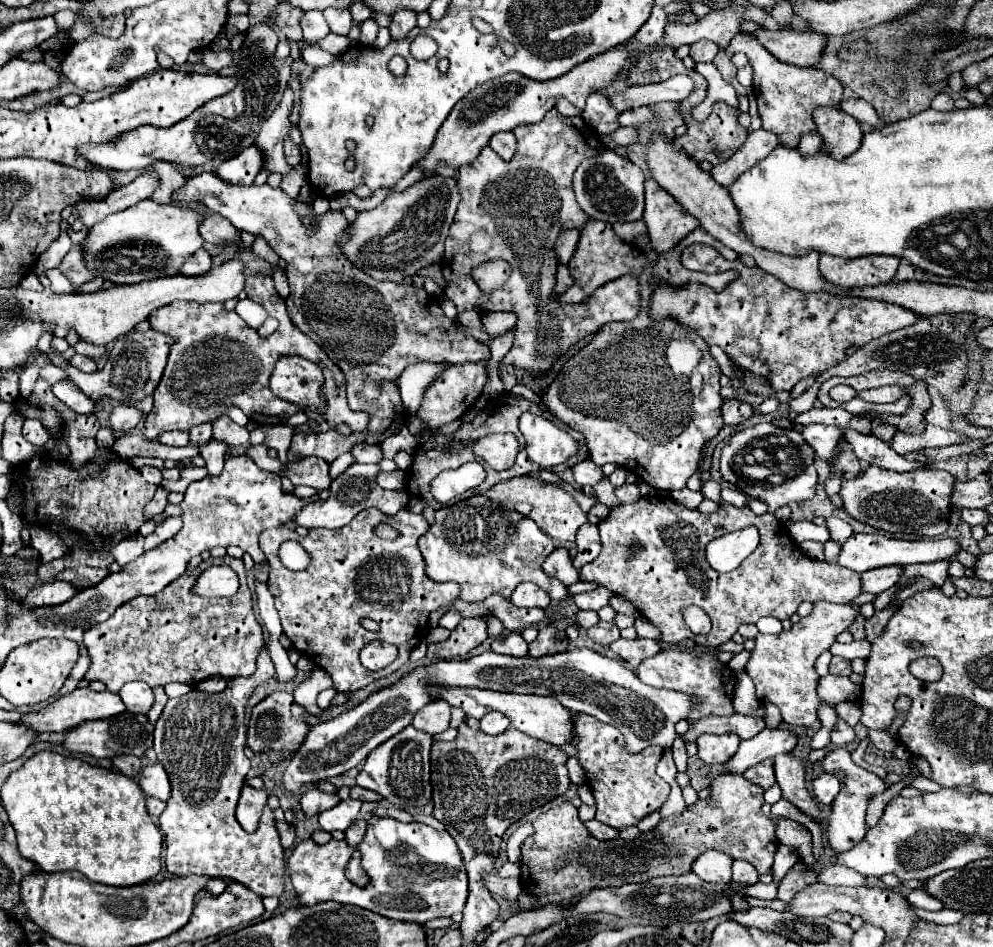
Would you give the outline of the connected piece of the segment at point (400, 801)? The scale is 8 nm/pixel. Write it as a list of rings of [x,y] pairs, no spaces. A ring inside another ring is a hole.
[[[412,726],[404,728],[398,736],[392,736],[378,748],[374,748],[360,774],[356,776],[356,784],[378,792],[384,800],[398,808],[414,806],[414,808],[424,808],[432,800],[432,784],[430,784],[430,746],[432,746],[432,736],[414,730]]]

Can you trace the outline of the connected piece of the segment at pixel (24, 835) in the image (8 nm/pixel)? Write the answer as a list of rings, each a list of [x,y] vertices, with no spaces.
[[[38,752],[28,758],[20,770],[8,776],[2,786],[2,804],[16,830],[20,854],[48,874],[78,870],[90,882],[136,886],[152,880],[160,872],[162,834],[152,816],[146,812],[146,796],[136,780],[118,774],[116,770],[90,766],[88,762],[72,756]]]

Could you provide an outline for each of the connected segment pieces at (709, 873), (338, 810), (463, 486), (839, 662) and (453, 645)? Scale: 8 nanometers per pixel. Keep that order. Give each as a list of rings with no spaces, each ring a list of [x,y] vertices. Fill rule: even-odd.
[[[708,850],[692,866],[692,872],[704,882],[728,882],[732,876],[732,858],[724,852]]]
[[[348,798],[348,800],[342,800],[336,808],[330,808],[326,812],[322,812],[320,814],[322,830],[326,830],[326,832],[334,832],[334,830],[346,832],[348,826],[358,818],[360,806],[362,806],[360,800]]]
[[[468,462],[452,472],[442,472],[430,484],[430,492],[436,502],[446,504],[454,496],[480,486],[486,480],[486,470],[480,462]]]
[[[832,656],[830,674],[836,674],[836,676],[850,676],[850,674],[852,674],[852,670],[850,670],[850,660],[844,660],[844,658],[840,658],[840,656]]]
[[[464,618],[452,630],[452,634],[450,634],[448,640],[444,640],[440,644],[428,644],[426,658],[428,660],[456,660],[456,658],[464,658],[470,650],[474,650],[476,646],[480,646],[486,638],[488,638],[488,634],[486,634],[486,620],[484,618]]]

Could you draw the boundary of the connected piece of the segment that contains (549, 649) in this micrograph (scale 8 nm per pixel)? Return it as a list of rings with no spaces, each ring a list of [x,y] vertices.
[[[544,626],[538,632],[538,638],[530,644],[530,656],[538,658],[538,656],[546,656],[546,654],[558,654],[564,652],[568,646],[566,642],[566,634],[556,630],[554,626]]]

